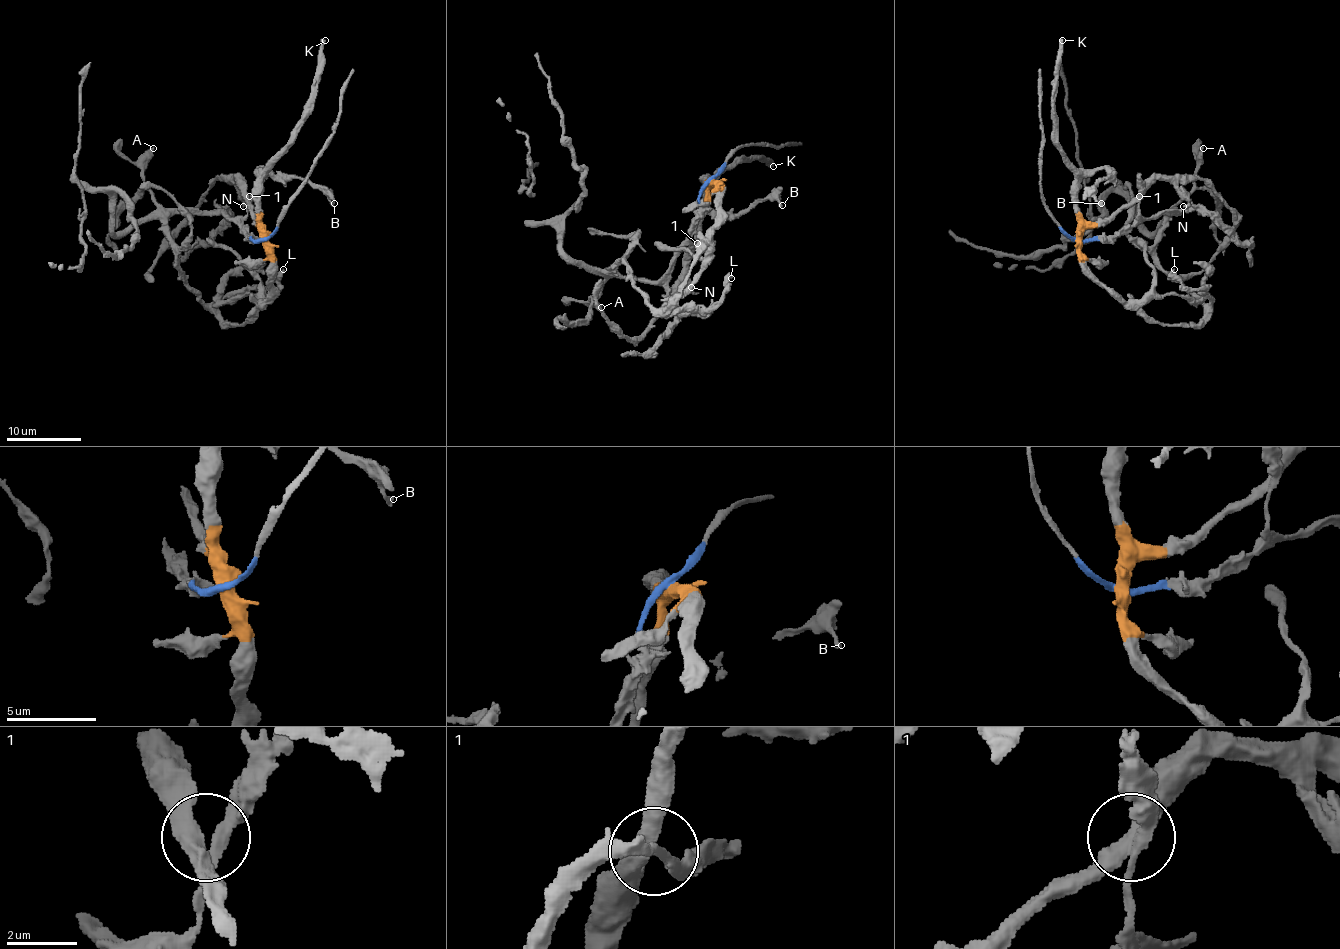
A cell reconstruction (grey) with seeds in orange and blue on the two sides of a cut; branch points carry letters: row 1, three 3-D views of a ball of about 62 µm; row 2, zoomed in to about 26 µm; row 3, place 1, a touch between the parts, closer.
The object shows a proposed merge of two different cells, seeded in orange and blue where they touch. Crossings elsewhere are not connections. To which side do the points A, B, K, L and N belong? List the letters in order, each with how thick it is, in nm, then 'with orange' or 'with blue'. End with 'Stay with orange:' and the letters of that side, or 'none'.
A: calibre 240 nm; with blue
B: calibre 300 nm; with orange
K: calibre 360 nm; with orange
L: calibre 300 nm; with blue
N: calibre 150 nm; with orange
Stay with orange: B, K, N

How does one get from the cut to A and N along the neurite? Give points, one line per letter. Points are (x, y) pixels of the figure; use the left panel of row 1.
A: (264, 239), (256, 240), (221, 213), (163, 209), (145, 183), (146, 155), (154, 147)
N: (264, 239), (249, 196), (238, 179), (236, 185), (243, 207)

